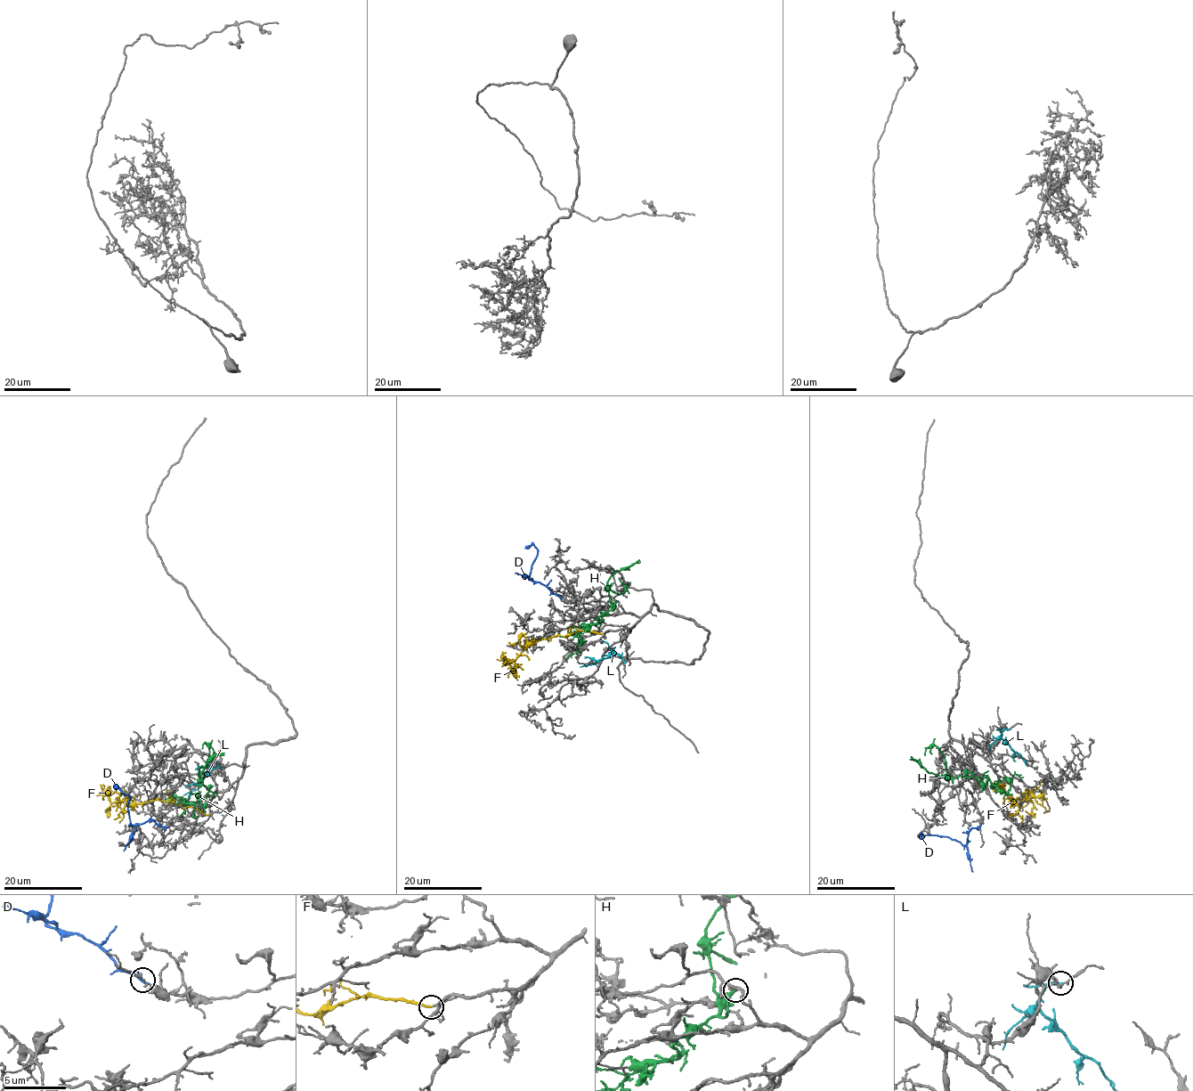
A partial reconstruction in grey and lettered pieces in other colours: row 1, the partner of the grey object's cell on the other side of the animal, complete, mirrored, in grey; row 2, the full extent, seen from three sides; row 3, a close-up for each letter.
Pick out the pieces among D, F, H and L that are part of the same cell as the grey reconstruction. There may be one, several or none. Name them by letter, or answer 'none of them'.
F

